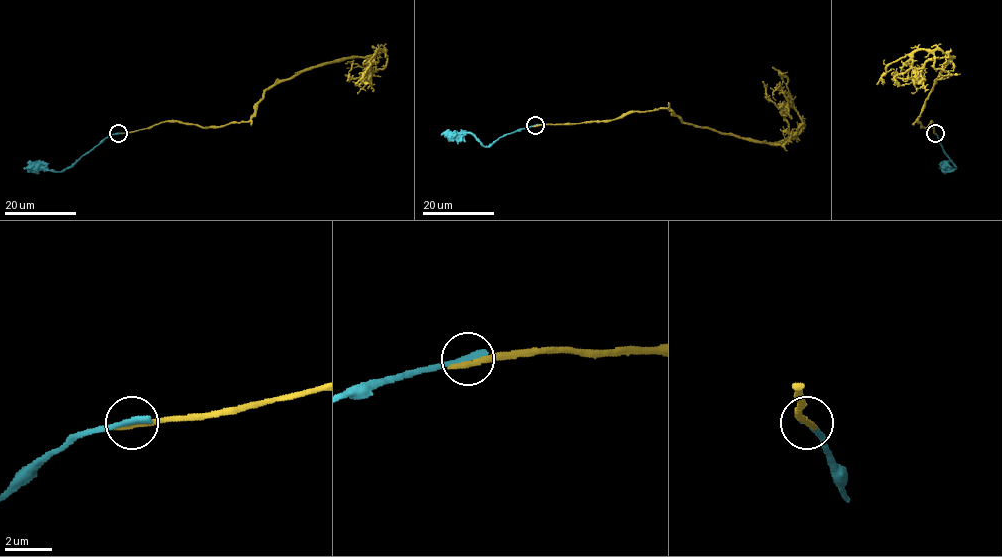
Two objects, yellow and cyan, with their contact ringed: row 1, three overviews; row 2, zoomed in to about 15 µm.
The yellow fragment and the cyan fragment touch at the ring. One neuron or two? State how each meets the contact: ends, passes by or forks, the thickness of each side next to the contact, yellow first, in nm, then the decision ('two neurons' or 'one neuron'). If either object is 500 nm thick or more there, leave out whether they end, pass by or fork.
yellow ends; cyan ends; calibres 320 and 340 nm; two neurons

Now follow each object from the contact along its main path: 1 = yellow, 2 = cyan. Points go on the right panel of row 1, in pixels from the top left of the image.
1: (935, 133), (932, 122), (922, 127), (918, 121), (952, 57), (915, 68), (904, 55), (876, 84)
2: (935, 133), (956, 166), (949, 171), (942, 170), (944, 168)

